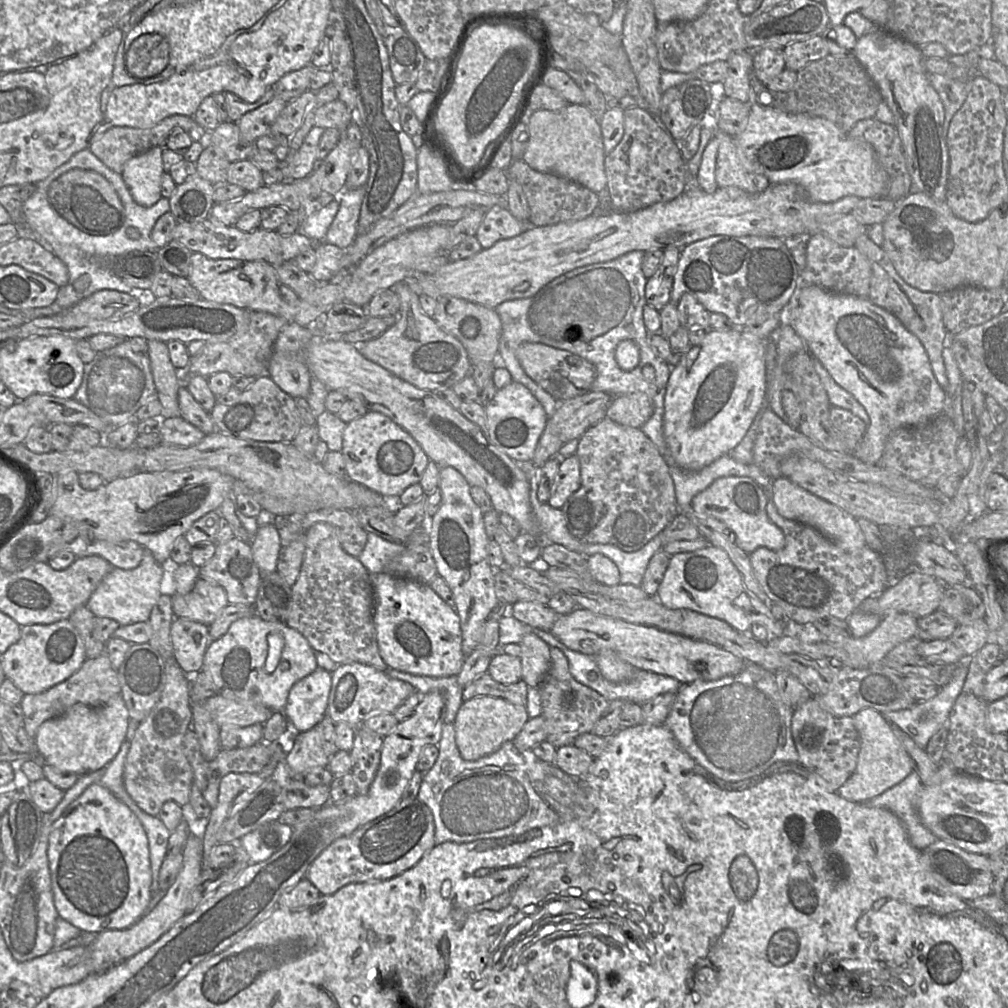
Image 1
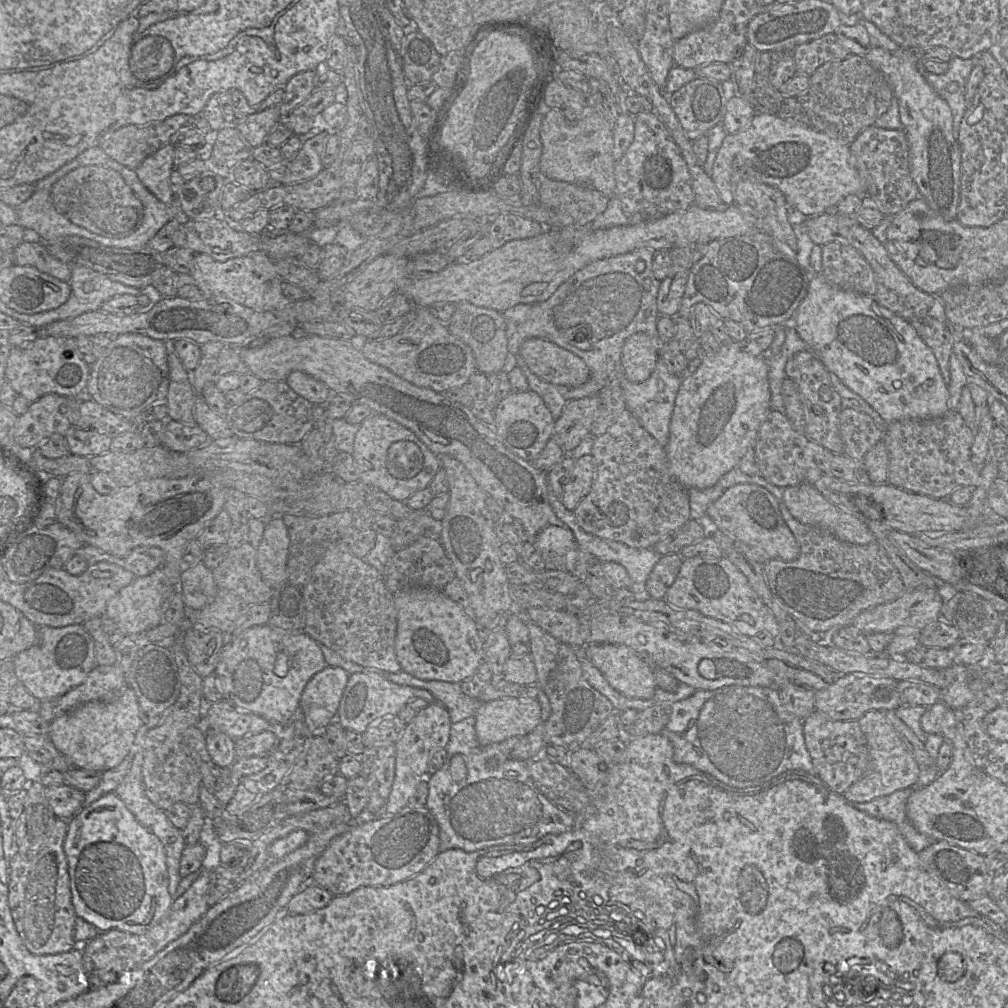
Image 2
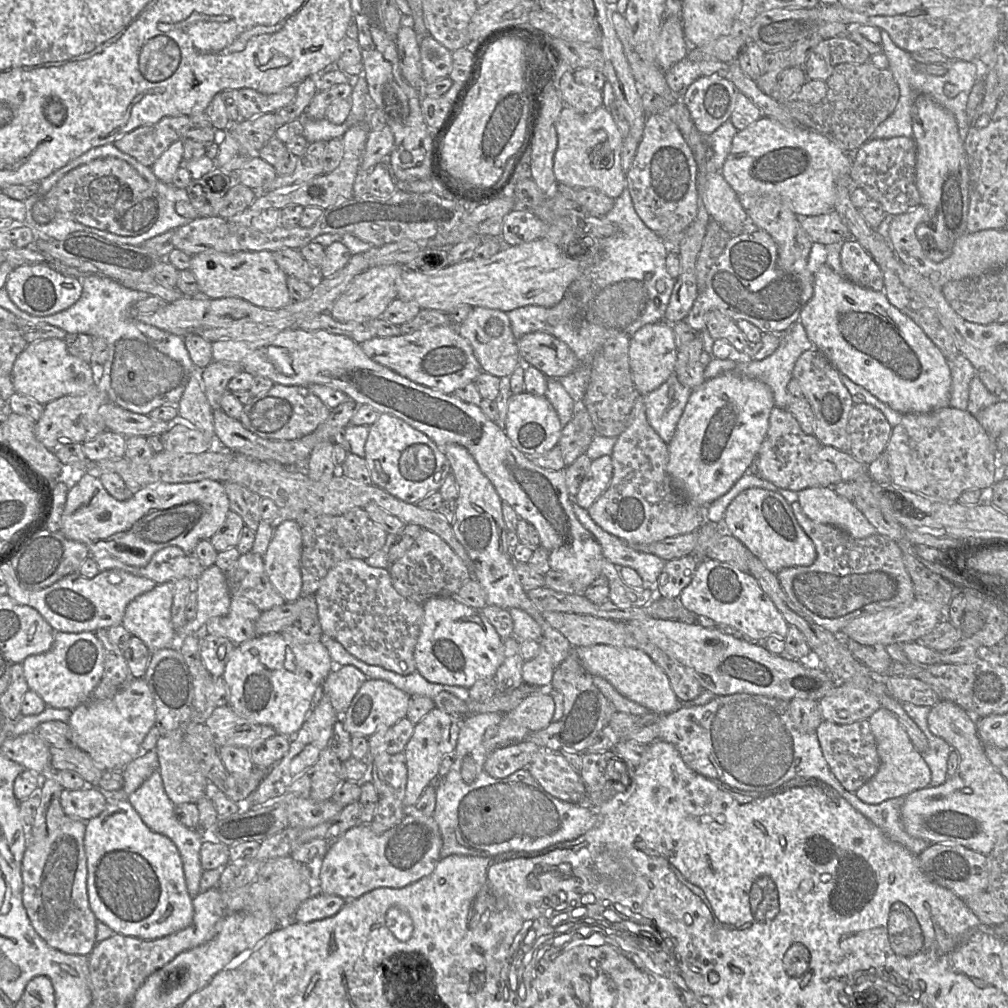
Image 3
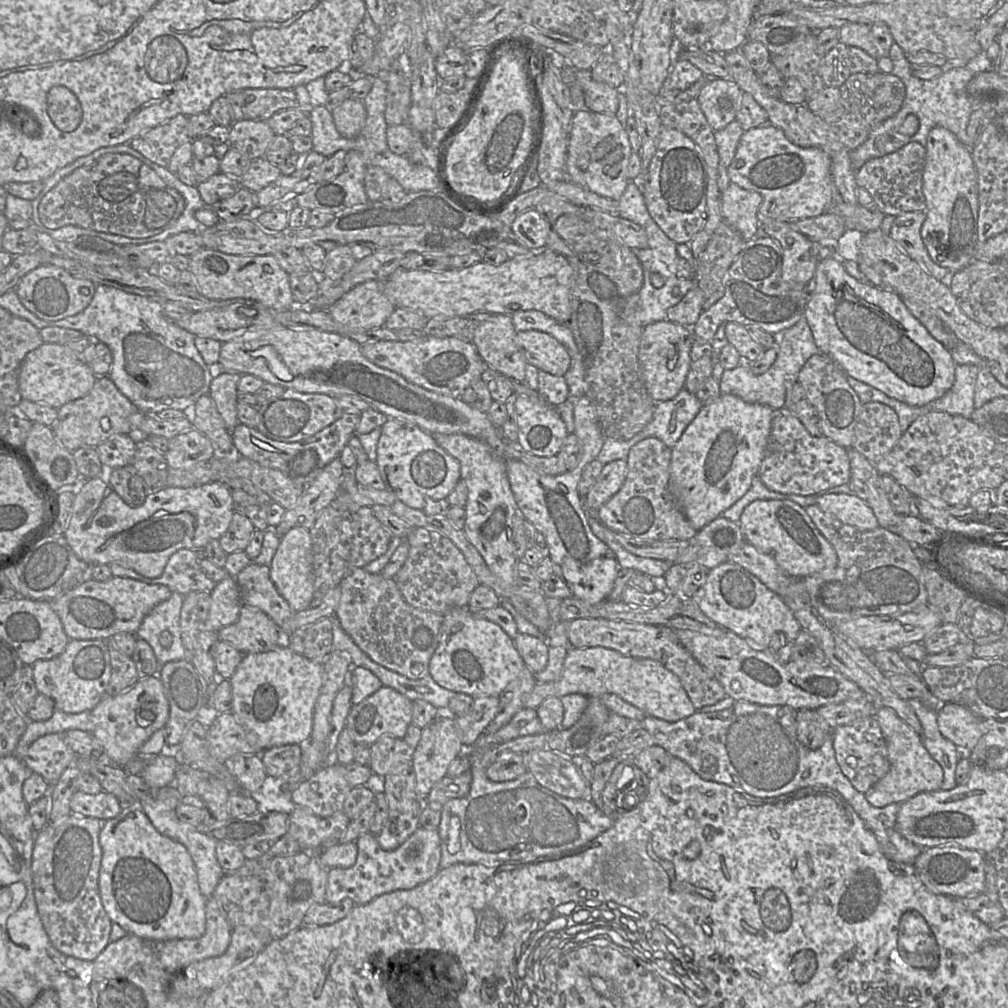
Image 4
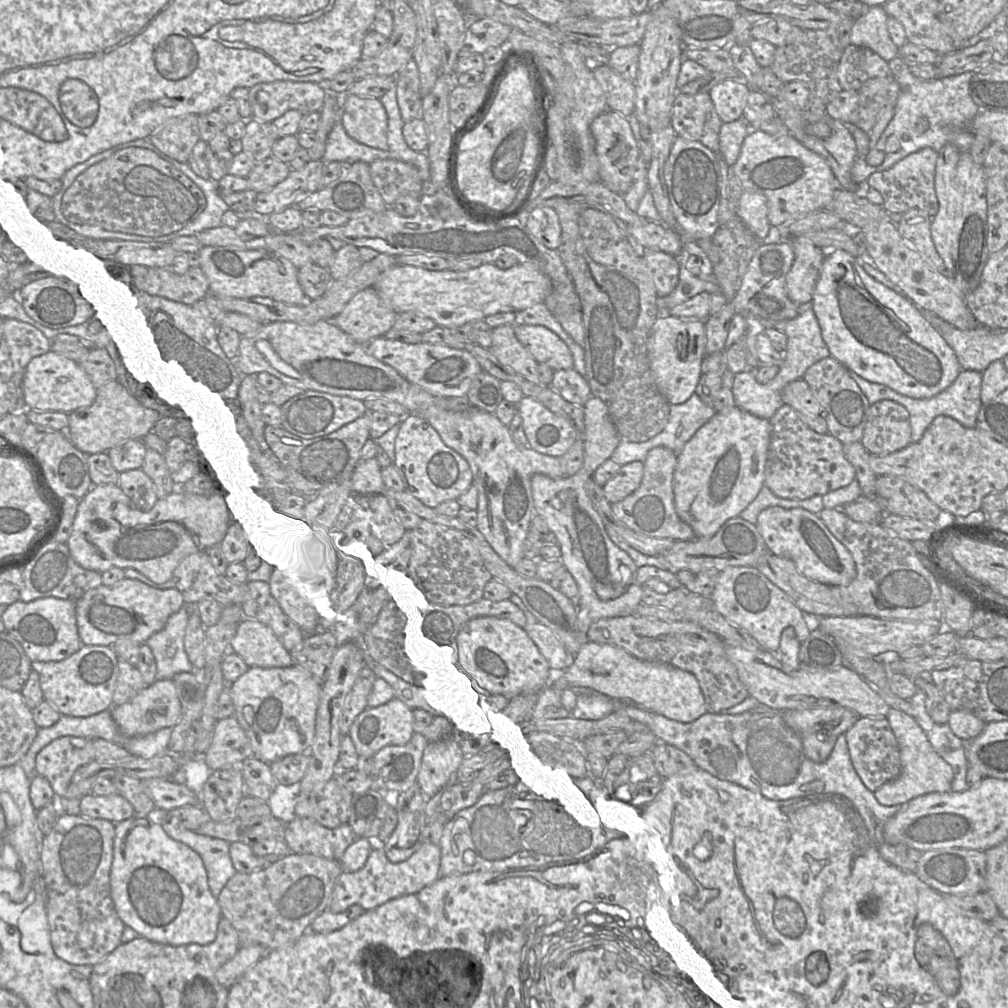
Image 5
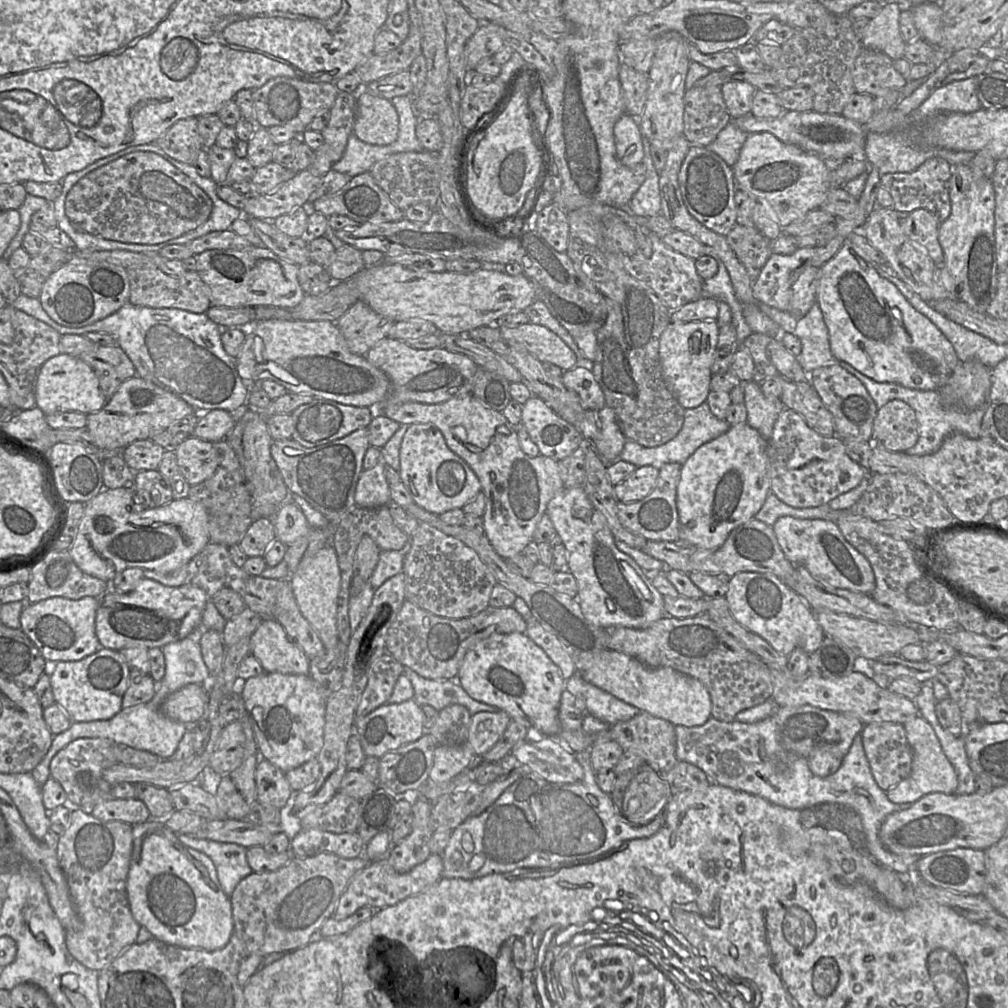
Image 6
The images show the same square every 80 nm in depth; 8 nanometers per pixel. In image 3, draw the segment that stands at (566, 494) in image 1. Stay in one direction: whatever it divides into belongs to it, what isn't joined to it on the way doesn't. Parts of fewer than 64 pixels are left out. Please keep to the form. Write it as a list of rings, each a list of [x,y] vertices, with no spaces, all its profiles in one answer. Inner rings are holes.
[[[610,455],[592,460],[590,469],[580,484],[574,502],[588,509],[608,488],[613,474]]]

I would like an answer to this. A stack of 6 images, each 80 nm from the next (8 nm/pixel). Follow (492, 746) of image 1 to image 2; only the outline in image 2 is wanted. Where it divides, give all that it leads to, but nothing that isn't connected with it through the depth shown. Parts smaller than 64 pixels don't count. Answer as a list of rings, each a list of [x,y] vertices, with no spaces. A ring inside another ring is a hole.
[[[502,698],[484,702],[474,714],[477,739],[482,746],[522,737],[542,723],[536,699]]]

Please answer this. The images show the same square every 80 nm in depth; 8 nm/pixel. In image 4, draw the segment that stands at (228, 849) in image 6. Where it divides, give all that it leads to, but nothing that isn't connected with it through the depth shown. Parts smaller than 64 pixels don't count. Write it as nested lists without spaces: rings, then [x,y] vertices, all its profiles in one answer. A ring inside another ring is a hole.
[[[167,785],[159,788],[156,794],[150,798],[140,798],[139,804],[153,826],[161,834],[181,843],[187,848],[195,865],[200,891],[206,898],[210,898],[225,874],[216,857],[218,840],[202,829],[197,829],[177,817],[176,807],[181,803],[181,800],[182,796],[177,789],[173,785]]]

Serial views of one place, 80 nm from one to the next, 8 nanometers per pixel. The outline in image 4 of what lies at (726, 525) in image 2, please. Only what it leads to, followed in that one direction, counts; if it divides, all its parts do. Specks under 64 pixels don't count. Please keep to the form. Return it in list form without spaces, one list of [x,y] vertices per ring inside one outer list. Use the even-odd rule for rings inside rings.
[[[755,500],[745,507],[738,524],[746,542],[772,556],[793,578],[804,578],[837,565],[833,546],[816,528],[805,508],[790,500]]]

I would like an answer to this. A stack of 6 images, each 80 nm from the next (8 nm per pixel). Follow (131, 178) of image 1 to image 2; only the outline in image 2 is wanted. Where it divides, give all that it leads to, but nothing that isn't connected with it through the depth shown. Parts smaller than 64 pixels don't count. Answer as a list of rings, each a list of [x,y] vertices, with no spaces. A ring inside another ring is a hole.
[[[168,144],[154,154],[147,157],[135,169],[140,182],[151,192],[159,201],[172,205],[173,215],[185,218],[178,209],[177,195],[172,196],[170,188],[170,175],[174,169],[173,157],[175,147]]]

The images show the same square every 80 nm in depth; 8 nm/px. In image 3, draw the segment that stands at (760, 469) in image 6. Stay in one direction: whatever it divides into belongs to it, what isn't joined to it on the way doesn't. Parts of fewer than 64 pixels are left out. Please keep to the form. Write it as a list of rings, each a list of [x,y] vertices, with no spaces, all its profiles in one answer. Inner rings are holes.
[[[734,372],[707,379],[691,390],[668,445],[667,473],[684,499],[695,507],[711,504],[746,473],[757,457],[774,407],[770,388],[762,381]]]

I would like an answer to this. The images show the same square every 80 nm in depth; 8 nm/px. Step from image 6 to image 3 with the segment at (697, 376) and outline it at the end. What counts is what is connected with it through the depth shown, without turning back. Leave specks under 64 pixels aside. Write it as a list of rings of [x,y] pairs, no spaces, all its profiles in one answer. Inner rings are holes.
[[[666,321],[647,324],[631,336],[629,365],[634,385],[641,395],[648,394],[667,381],[674,373],[676,359],[677,346],[672,324]]]

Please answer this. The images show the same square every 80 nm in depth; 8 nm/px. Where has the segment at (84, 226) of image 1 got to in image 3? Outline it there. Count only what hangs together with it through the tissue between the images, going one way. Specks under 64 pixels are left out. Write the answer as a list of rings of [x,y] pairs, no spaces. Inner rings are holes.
[[[108,157],[79,166],[63,176],[33,209],[41,224],[69,219],[118,236],[135,237],[148,231],[159,214],[158,194],[127,162]]]

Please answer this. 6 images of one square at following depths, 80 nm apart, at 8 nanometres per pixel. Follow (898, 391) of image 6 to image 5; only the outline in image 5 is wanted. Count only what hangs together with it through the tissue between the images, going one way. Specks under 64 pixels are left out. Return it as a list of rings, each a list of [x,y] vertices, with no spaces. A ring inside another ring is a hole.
[[[962,369],[956,380],[949,387],[935,396],[922,399],[908,397],[883,384],[869,382],[851,370],[849,370],[849,374],[867,397],[870,404],[881,400],[892,400],[907,409],[911,426],[911,443],[919,441],[932,421],[940,415],[951,417],[967,428],[976,427],[977,414],[982,406],[980,399],[981,372]]]

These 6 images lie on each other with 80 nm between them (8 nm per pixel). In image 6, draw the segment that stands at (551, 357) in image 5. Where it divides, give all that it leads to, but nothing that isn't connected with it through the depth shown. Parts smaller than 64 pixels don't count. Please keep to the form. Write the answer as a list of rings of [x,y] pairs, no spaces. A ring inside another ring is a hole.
[[[533,323],[498,328],[508,344],[520,344],[542,363],[552,363],[563,371],[576,367],[577,357],[569,346],[545,326]]]

